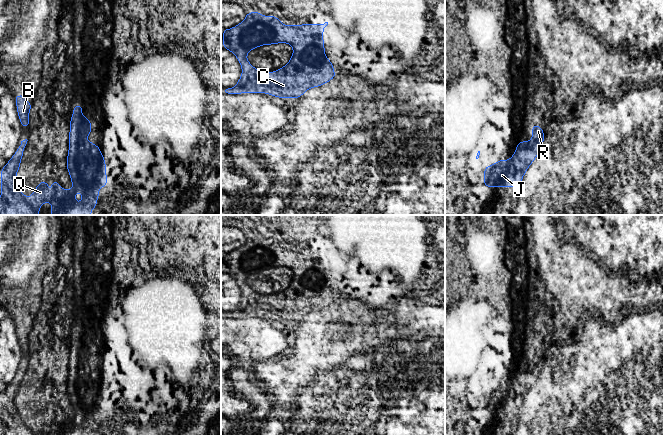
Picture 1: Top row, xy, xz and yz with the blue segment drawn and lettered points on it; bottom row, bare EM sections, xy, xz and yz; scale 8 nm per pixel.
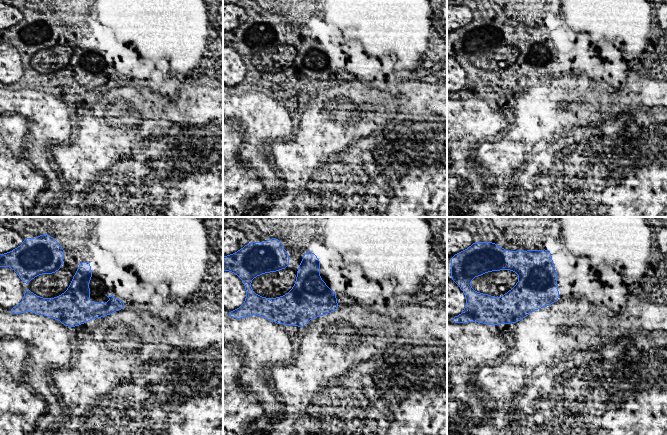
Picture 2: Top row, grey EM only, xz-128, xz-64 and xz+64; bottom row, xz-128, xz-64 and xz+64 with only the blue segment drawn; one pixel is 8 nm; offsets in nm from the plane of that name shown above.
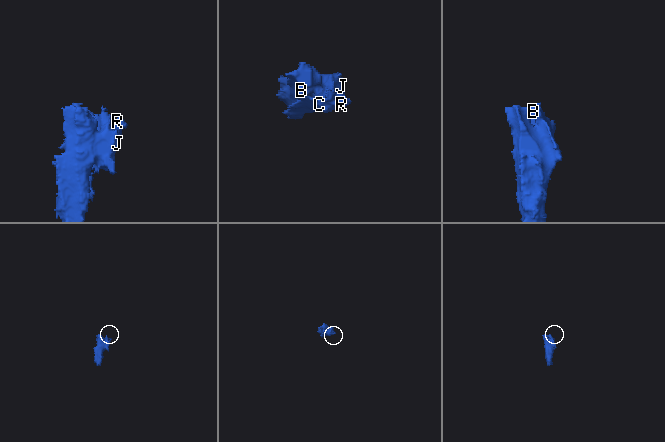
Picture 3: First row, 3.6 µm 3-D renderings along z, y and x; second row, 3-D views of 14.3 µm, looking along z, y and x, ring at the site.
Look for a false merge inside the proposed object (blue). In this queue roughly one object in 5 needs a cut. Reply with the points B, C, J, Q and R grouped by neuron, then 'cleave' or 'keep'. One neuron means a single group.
groups B C J Q R; keep

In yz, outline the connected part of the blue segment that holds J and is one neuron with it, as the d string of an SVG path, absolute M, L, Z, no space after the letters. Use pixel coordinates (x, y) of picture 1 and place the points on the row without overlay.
M532 349L532 364L521 365L510 384L499 384L484 393L484 411L520 411L528 391L537 381L544 366L544 355Z

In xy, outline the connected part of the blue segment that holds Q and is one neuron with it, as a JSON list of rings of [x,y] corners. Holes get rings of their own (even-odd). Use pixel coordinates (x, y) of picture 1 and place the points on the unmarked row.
[[[82,329],[73,332],[73,339],[70,344],[69,375],[67,380],[67,393],[73,408],[73,413],[61,413],[59,405],[53,404],[52,415],[47,417],[48,407],[41,405],[32,417],[31,421],[25,421],[21,416],[16,404],[16,399],[20,391],[23,375],[27,368],[27,363],[21,365],[19,372],[9,386],[1,393],[1,422],[0,435],[39,435],[39,432],[47,425],[50,425],[51,435],[92,435],[97,431],[99,412],[107,410],[106,387],[100,375],[100,370],[94,369],[84,362],[91,357],[91,344],[85,342],[81,337]],[[82,417],[82,426],[77,427],[75,418]]]

